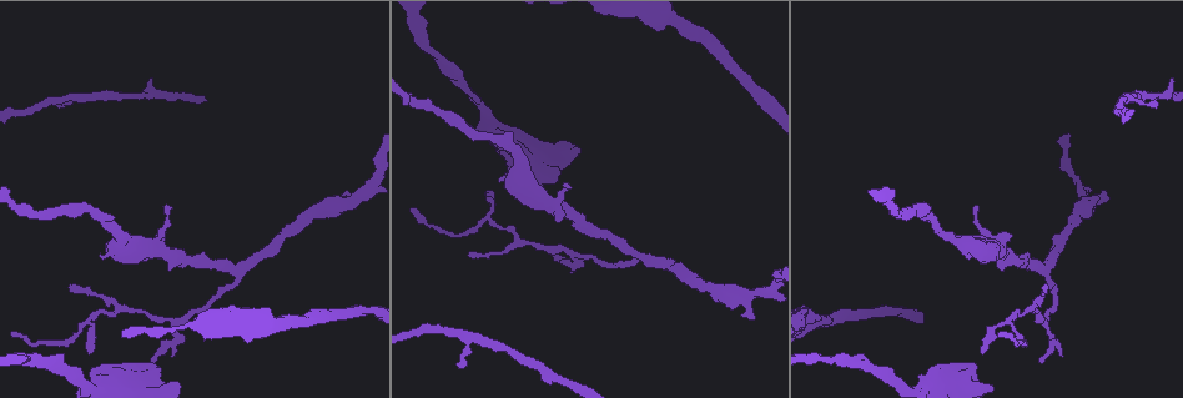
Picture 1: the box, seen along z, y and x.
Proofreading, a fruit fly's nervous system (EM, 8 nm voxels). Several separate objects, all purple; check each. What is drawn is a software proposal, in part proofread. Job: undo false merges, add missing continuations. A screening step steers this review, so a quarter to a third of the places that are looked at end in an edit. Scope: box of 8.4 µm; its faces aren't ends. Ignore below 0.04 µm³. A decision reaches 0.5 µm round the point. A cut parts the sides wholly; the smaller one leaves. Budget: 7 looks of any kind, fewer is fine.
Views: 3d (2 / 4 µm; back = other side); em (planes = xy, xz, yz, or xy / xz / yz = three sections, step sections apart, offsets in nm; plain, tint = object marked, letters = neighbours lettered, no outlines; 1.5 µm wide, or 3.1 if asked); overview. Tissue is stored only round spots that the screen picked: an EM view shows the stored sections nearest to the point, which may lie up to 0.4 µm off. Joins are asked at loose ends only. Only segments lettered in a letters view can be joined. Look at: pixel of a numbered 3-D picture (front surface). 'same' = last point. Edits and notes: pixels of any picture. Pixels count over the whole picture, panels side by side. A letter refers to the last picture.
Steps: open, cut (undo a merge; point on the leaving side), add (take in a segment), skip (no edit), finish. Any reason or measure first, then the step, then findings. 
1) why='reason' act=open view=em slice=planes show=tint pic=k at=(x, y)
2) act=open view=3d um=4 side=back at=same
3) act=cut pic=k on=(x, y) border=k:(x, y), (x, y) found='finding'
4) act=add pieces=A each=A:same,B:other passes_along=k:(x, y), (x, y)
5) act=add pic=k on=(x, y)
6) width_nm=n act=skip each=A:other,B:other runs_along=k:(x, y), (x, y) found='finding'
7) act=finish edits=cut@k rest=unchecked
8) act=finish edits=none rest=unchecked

why='free end' act=open view=em slice=planes show=plain pic=1 at=(563, 184)

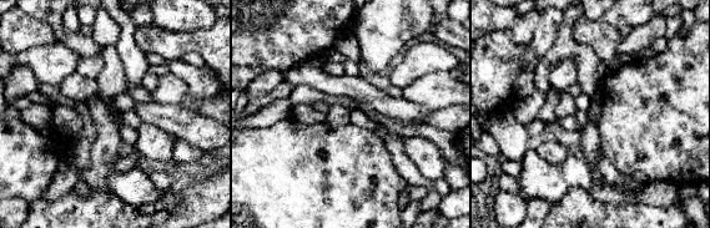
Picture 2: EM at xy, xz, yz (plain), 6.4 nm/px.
why='with the object marked' act=open view=em slice=planes show=tint at=same

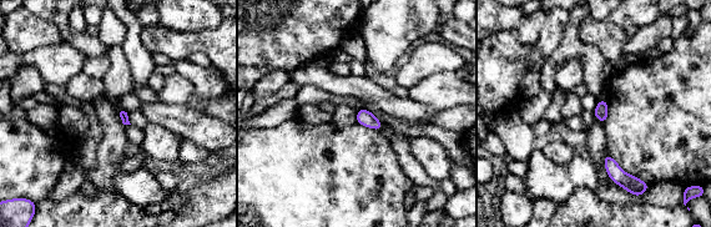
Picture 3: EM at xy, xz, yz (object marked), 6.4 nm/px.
act=open view=em slice=planes show=letters at=same

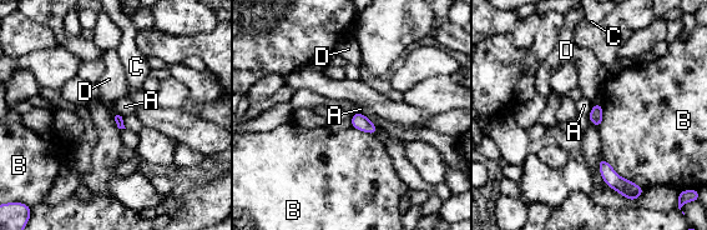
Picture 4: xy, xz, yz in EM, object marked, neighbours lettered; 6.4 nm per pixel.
act=skip each=A:other,B:other,C:other,D:other border=4:(352, 113), (362, 113), (367, 118) found='none of them fits'

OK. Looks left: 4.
why='branch stops here' act=open view=em slice=xy step=8 show=letters pic=1 at=(459, 366)

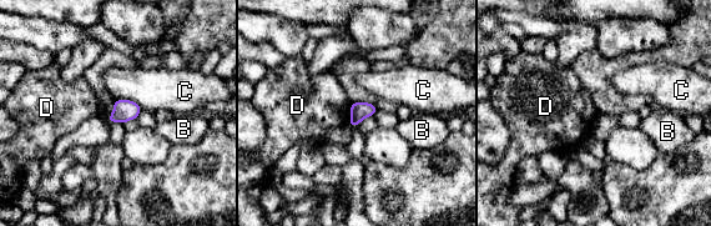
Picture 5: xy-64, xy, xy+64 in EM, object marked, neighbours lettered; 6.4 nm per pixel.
act=open view=em slice=planes show=letters at=same

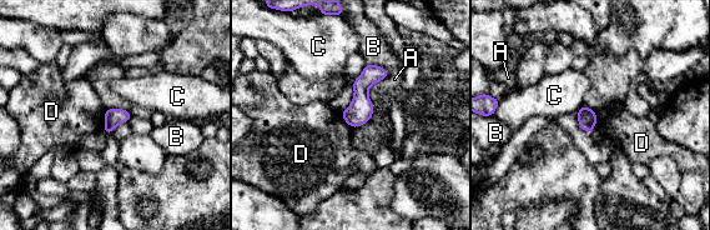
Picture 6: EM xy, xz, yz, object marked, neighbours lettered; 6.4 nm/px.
width_nm=120 act=skip each=A:other,B:other,C:other,D:other found='no lettered segment goes on from it'

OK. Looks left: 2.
why='thin end' act=open view=em slice=yz step=8 show=tint pic=1 at=(1038, 359)

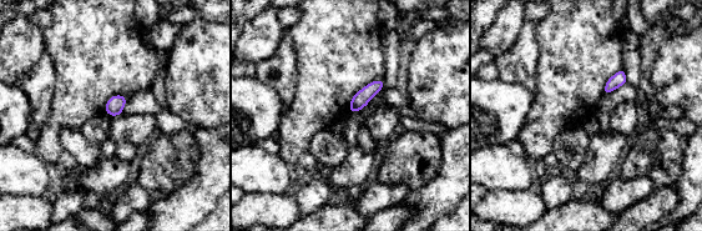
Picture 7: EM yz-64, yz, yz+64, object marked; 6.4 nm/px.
act=open view=em slice=xy step=8 show=letters at=same

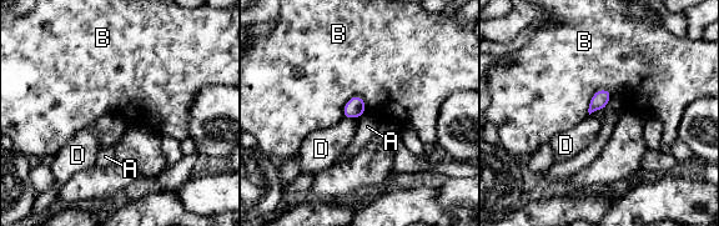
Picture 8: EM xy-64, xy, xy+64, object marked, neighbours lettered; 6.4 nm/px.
longest_contact=B:180nm act=skip each=A:other,B:other,D:other border=8:(361, 96), (347, 101), (343, 116) found='none of them fits'

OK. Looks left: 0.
act=finish edits=none rest=unchecked

